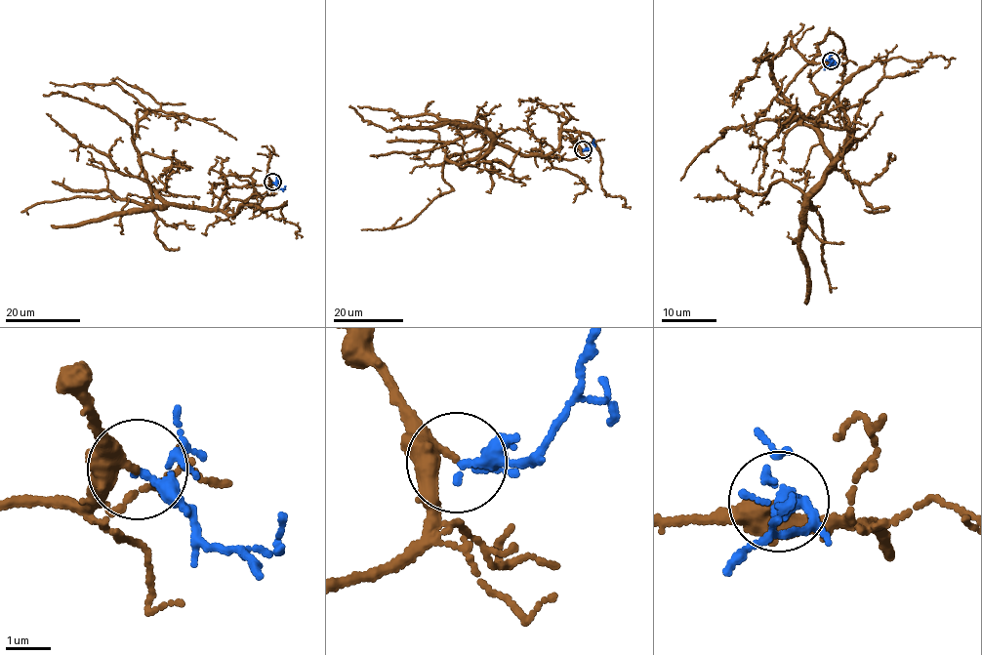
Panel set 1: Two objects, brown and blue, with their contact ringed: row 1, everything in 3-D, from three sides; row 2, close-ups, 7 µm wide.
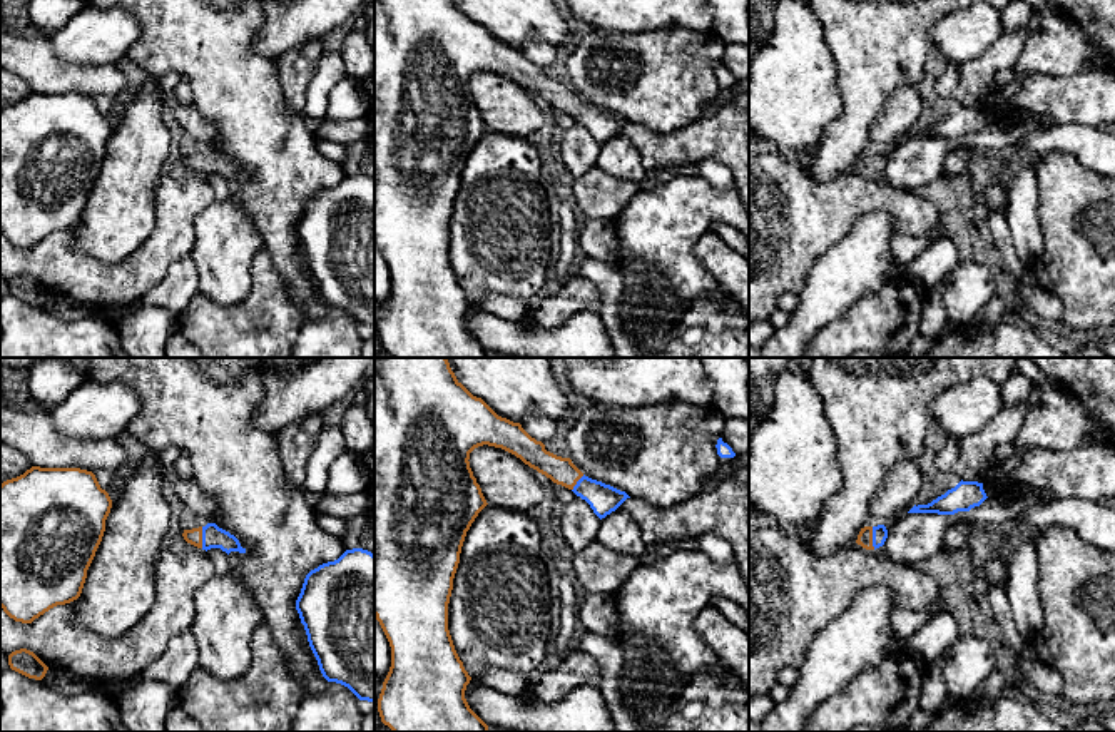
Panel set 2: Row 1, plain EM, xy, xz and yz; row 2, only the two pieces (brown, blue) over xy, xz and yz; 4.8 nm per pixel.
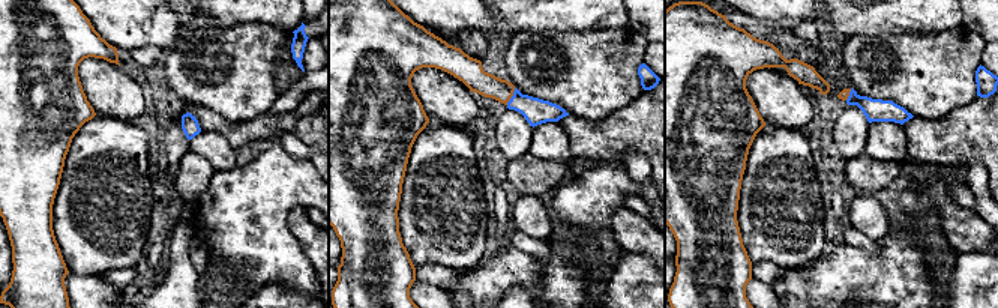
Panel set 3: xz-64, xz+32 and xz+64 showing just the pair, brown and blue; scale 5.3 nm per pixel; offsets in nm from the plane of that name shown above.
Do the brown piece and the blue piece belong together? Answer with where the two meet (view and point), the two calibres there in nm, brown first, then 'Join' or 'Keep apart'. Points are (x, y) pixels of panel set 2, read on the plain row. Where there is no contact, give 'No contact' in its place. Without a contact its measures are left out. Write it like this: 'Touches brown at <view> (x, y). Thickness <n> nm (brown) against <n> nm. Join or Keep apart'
Touches brown at yz (871, 164). Thickness 80 nm (brown) against 80 nm. Join

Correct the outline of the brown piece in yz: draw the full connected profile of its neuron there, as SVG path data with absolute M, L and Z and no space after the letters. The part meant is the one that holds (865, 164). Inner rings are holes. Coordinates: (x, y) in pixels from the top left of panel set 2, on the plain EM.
M884 150L861 154L856 169L866 175L876 175L884 170L888 155Z

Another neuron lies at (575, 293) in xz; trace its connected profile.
M573 269L563 282L553 286L548 297L528 302L525 316L517 323L533 333L548 331L560 328L572 316L587 309L598 313L600 294L592 281Z

